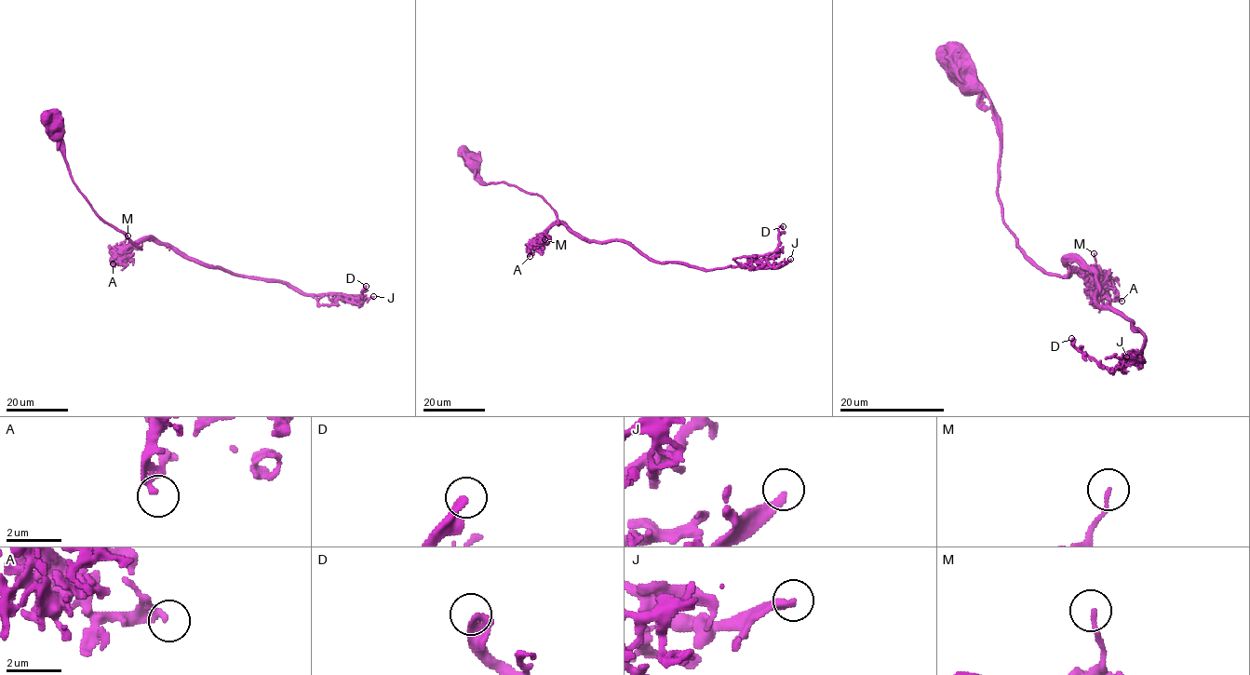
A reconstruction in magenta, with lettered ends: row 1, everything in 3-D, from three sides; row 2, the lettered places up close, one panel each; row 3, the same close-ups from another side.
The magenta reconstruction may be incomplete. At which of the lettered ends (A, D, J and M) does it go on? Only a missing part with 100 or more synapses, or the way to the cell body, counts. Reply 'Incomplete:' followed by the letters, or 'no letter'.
Incomplete: no letter

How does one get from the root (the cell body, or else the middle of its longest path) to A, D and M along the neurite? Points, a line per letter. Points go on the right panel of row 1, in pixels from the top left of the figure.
A: (959, 67), (991, 106), (998, 201), (1017, 246), (1045, 272), (1078, 272), (1122, 301)
D: (959, 67), (991, 106), (1017, 246), (1048, 273), (1091, 270), (1095, 301), (1144, 336), (1114, 369), (1071, 338)
M: (959, 67), (991, 106), (998, 201), (1017, 246), (1056, 276), (1085, 270), (1094, 253)

